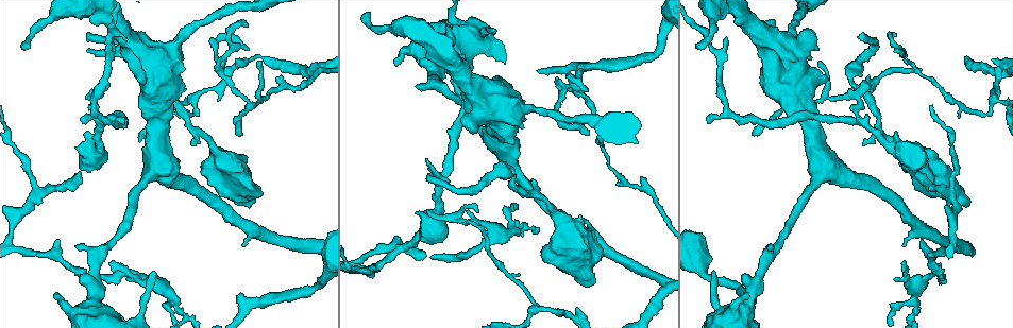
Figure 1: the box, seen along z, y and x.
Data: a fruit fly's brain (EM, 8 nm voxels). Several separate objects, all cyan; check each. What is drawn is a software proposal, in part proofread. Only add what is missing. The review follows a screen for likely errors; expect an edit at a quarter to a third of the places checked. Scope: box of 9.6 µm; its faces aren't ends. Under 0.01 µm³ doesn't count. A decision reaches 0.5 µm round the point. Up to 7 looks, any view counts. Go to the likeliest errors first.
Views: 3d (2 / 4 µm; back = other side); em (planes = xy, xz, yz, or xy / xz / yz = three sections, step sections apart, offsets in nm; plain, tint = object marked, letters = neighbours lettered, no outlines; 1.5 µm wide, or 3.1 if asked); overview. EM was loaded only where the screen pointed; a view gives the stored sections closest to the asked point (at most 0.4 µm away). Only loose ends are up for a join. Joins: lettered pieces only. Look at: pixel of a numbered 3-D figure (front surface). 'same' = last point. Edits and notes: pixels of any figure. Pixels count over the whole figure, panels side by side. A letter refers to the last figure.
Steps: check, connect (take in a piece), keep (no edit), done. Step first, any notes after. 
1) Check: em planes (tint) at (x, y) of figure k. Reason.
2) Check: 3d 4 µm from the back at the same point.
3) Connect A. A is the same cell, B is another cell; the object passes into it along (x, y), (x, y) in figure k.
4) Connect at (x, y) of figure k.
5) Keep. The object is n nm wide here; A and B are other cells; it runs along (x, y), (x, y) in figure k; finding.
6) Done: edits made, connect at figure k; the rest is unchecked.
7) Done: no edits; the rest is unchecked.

Check: em xy step 8 (tint) at (966, 205) of figure 1. Stops while still wide.

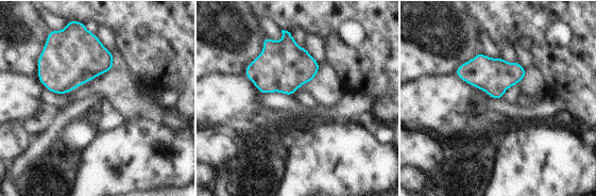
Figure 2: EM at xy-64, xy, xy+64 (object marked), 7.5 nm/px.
Check: em xy step 8 (letters) at the same point. What lies round it.

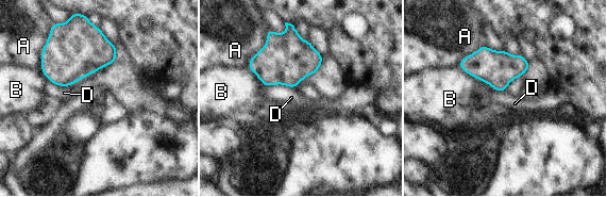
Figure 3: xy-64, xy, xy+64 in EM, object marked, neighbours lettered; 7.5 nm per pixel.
Keep. A, B and D are other cells; a border runs along (457, 66), (493, 88) in figure 3; none of them fits.

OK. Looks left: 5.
Check: 3d 4 µm from the back at (896, 35) of figure 1. An open end.

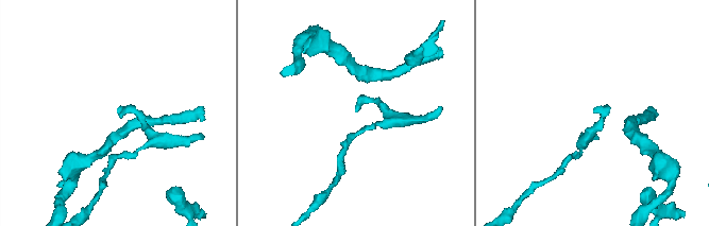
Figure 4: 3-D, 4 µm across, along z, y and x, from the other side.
Check: em planes (letters) at (357, 109) of figure 4.

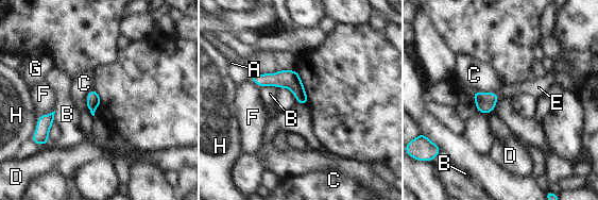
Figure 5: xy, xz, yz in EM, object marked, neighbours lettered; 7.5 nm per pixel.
Connect E. E is the same cell, A, B, C, D, F, G and H are other cells; the cell continues.

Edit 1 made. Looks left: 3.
Check: overview.

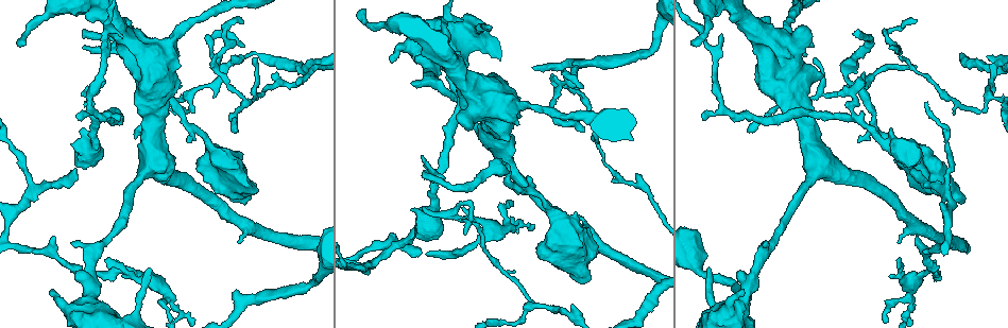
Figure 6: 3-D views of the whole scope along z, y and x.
Check: 3d 2 µm from the back at (765, 244) of figure 6. Branch stops here.

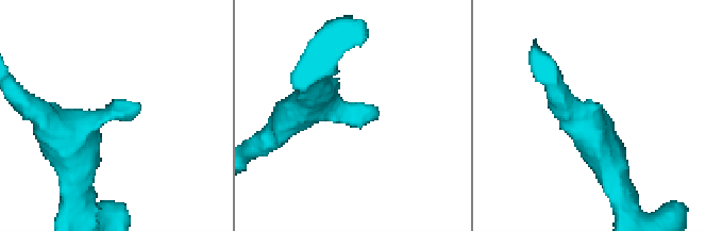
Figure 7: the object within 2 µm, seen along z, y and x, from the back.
Check: em planes (letters) at (377, 119) of figure 7.

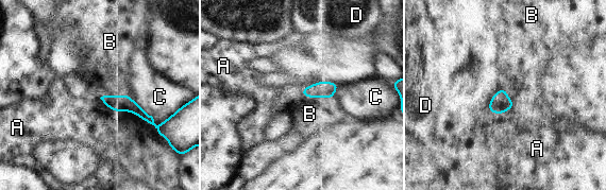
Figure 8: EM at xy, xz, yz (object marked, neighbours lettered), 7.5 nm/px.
Keep. A, B, C and D are other cells; it runs along (105, 98), (125, 103), (150, 120) in figure 8; none of them fits.

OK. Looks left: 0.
Done: edits made, connect at figure 5; the rest is unchecked.

